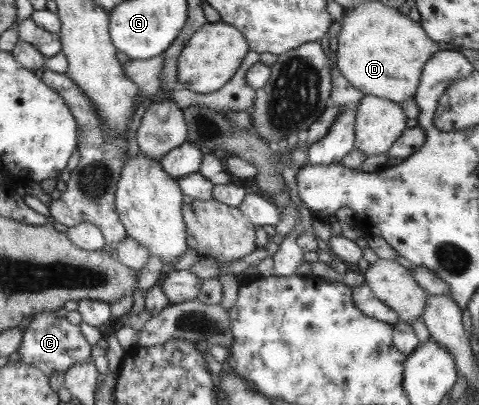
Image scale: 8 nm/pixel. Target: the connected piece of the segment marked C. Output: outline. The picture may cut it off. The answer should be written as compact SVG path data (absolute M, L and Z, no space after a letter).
M54 311L36 312L31 315L28 326L22 331L20 347L17 349L18 361L40 370L46 377L54 373L66 372L74 363L90 359L91 347L83 338L79 325L74 325L65 317L57 317Z

